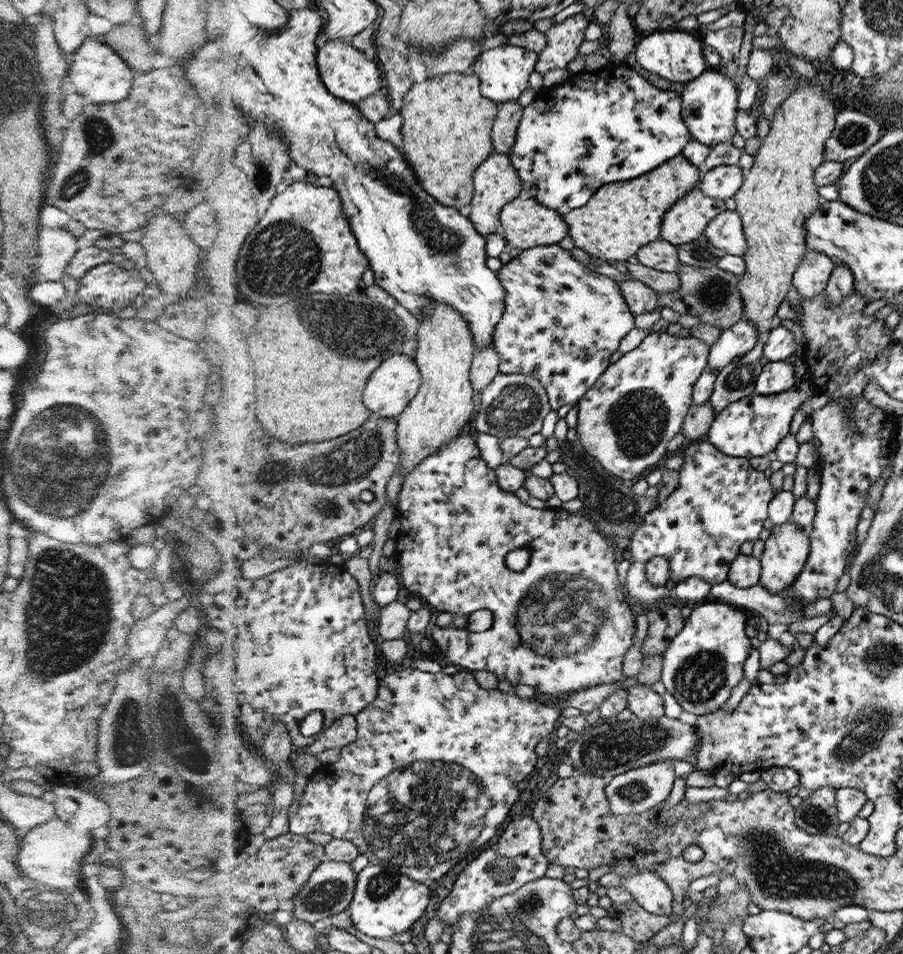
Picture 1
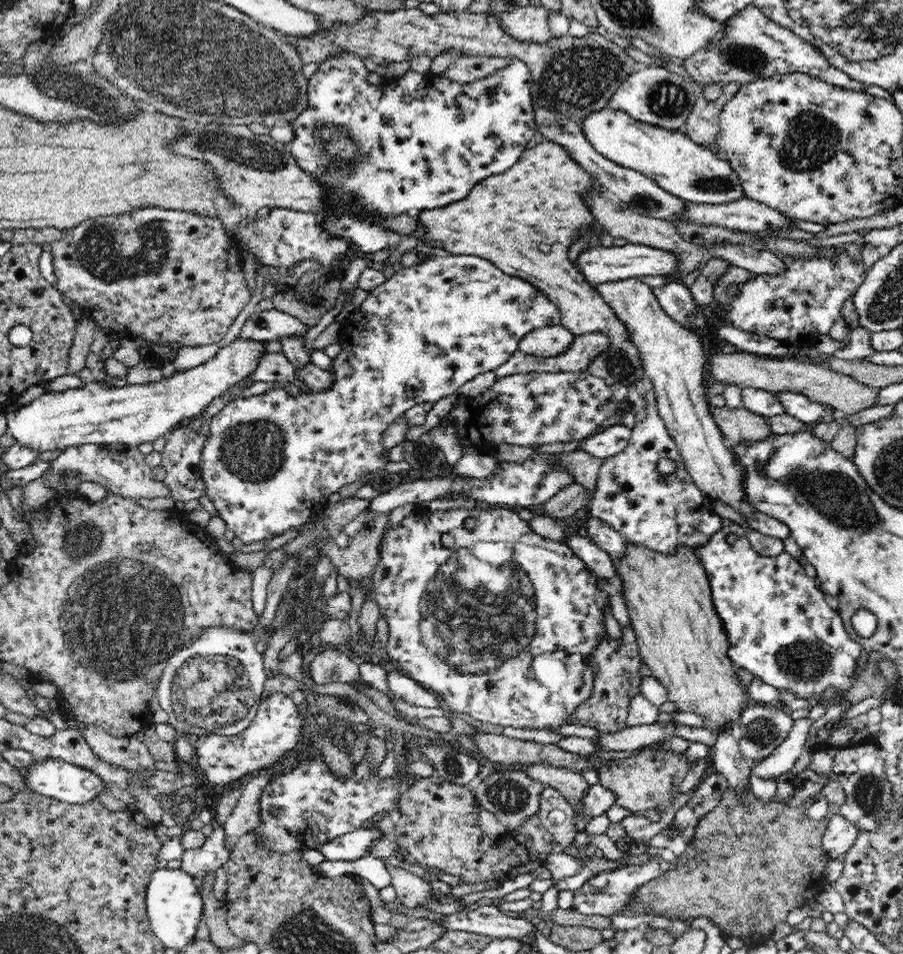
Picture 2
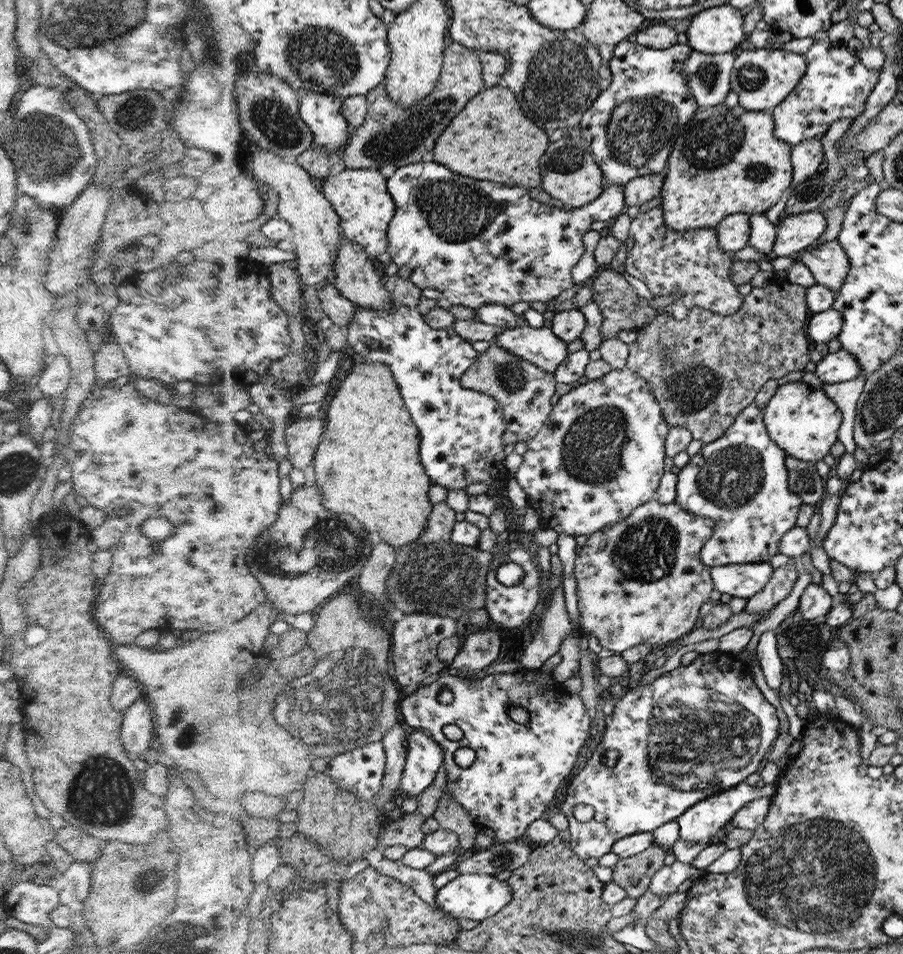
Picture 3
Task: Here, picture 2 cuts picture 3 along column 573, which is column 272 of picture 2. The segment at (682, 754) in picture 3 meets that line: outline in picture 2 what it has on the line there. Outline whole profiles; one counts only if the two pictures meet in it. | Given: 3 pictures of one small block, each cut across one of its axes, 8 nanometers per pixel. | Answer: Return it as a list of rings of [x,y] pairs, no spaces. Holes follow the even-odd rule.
[[[314,756],[314,759],[312,760],[302,760],[299,763],[299,766],[296,766],[296,768],[292,768],[290,772],[286,772],[282,775],[273,776],[268,784],[266,784],[266,788],[262,790],[262,794],[260,794],[260,819],[262,819],[262,824],[260,824],[260,826],[258,826],[256,830],[252,830],[253,833],[262,834],[264,838],[267,838],[266,845],[270,846],[272,850],[281,851],[290,849],[312,849],[317,845],[322,846],[329,841],[335,840],[337,837],[355,832],[355,830],[362,828],[362,824],[364,824],[366,820],[371,820],[372,816],[376,816],[376,814],[381,814],[383,812],[384,814],[387,814],[389,810],[392,810],[396,807],[398,808],[397,802],[399,801],[401,794],[406,791],[409,786],[409,779],[404,775],[403,772],[394,774],[393,776],[380,781],[376,774],[373,774],[371,771],[368,770],[368,761],[366,761],[365,758],[363,758],[358,764],[355,764],[352,759],[351,762],[354,765],[354,775],[349,779],[343,779],[342,777],[334,775],[330,770],[328,770],[328,765],[326,764],[326,762],[318,756]],[[272,808],[280,808],[280,810],[282,810],[282,814],[279,817],[274,817],[274,815],[270,813],[270,810],[272,810]]]

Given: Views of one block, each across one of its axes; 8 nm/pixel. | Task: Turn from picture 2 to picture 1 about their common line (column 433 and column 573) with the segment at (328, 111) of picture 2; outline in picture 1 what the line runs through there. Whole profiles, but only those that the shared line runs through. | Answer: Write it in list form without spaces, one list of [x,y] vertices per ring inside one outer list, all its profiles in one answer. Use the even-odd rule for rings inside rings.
[[[609,62],[599,71],[588,72],[586,68],[578,73],[570,73],[567,80],[558,87],[544,89],[537,95],[535,102],[528,107],[523,108],[523,119],[519,122],[518,135],[515,139],[515,145],[508,153],[511,156],[512,164],[515,165],[516,171],[519,172],[520,180],[524,184],[533,185],[534,197],[540,204],[546,205],[547,208],[555,209],[558,212],[568,212],[573,209],[584,207],[590,202],[591,197],[596,194],[604,184],[632,180],[639,176],[646,175],[647,172],[655,170],[662,166],[667,160],[674,159],[675,156],[681,155],[684,148],[694,138],[691,131],[682,116],[682,96],[669,90],[658,90],[652,86],[646,78],[640,76],[638,72],[632,71],[624,62]]]

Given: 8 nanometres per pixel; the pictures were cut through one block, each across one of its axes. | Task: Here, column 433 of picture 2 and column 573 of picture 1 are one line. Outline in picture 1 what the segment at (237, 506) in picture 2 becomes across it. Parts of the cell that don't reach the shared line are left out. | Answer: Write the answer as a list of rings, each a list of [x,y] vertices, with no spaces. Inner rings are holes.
[[[558,244],[540,245],[534,248],[523,250],[518,256],[512,257],[509,262],[504,263],[499,270],[500,280],[504,280],[504,288],[508,288],[508,312],[504,312],[504,320],[500,319],[500,328],[496,329],[496,346],[500,356],[498,372],[504,374],[523,374],[536,377],[547,389],[547,395],[552,403],[552,410],[558,410],[564,404],[574,404],[583,398],[595,383],[602,378],[604,371],[610,367],[612,354],[619,350],[620,343],[626,338],[634,326],[635,314],[631,312],[626,298],[623,296],[622,286],[618,281],[608,278],[603,274],[594,272],[572,257],[570,251],[560,247]]]

